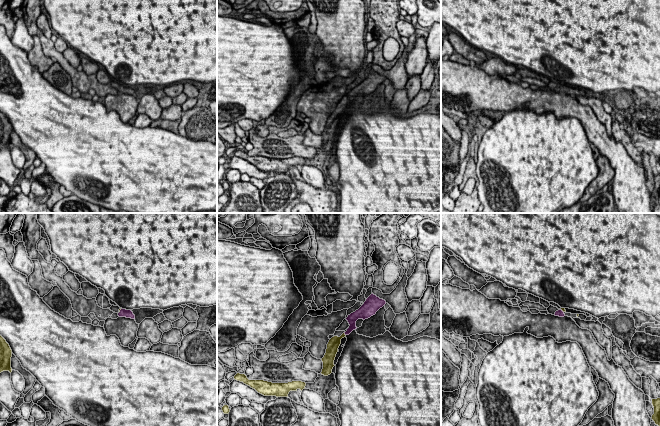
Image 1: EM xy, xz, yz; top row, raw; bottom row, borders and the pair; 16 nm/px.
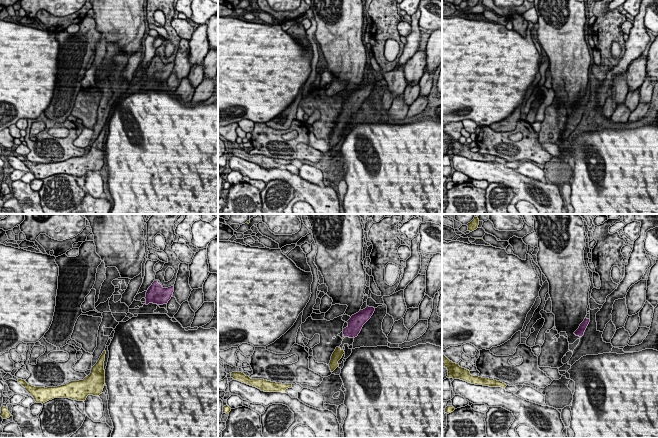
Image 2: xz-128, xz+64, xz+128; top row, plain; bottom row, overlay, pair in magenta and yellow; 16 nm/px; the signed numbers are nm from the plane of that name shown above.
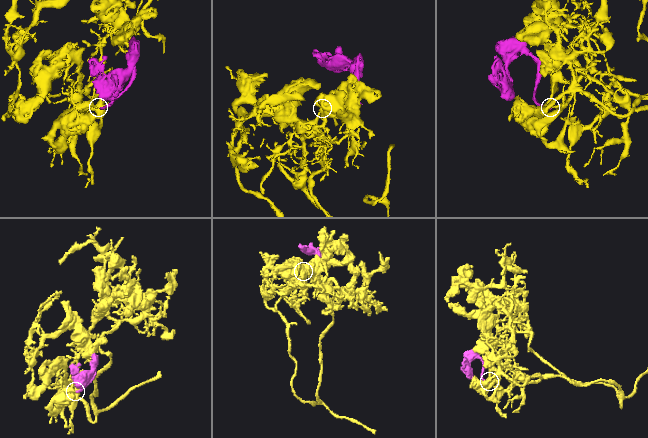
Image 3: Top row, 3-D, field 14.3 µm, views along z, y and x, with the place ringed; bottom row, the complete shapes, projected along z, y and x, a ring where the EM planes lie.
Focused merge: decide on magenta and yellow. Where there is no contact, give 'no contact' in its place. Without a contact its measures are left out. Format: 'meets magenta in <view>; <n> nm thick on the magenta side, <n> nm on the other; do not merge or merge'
meets magenta in xz; 130 nm thick on the magenta side, 190 nm on the other; merge

